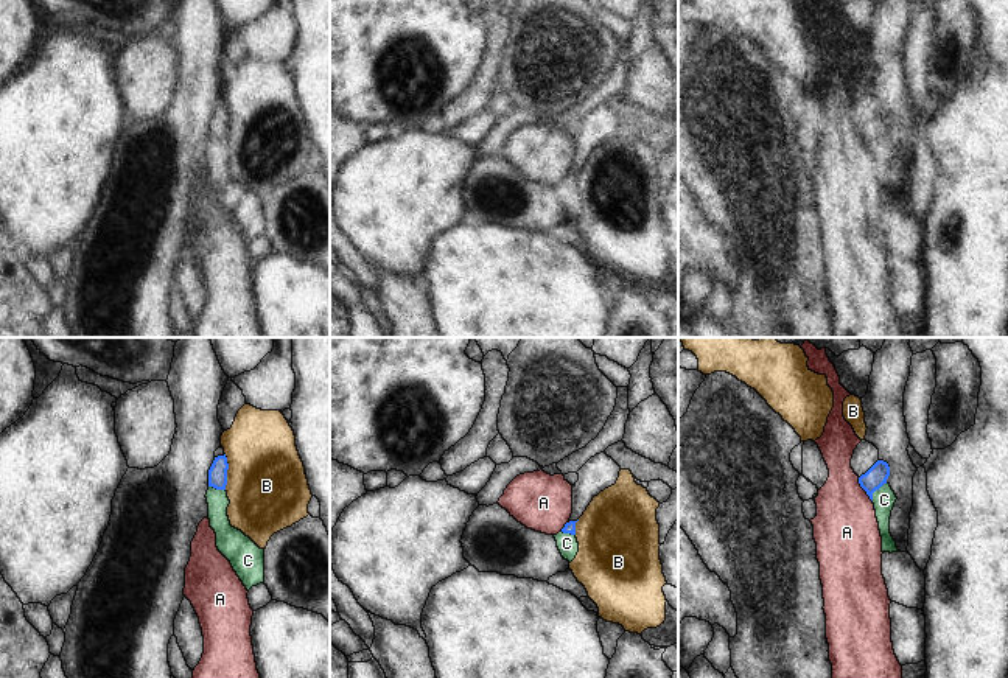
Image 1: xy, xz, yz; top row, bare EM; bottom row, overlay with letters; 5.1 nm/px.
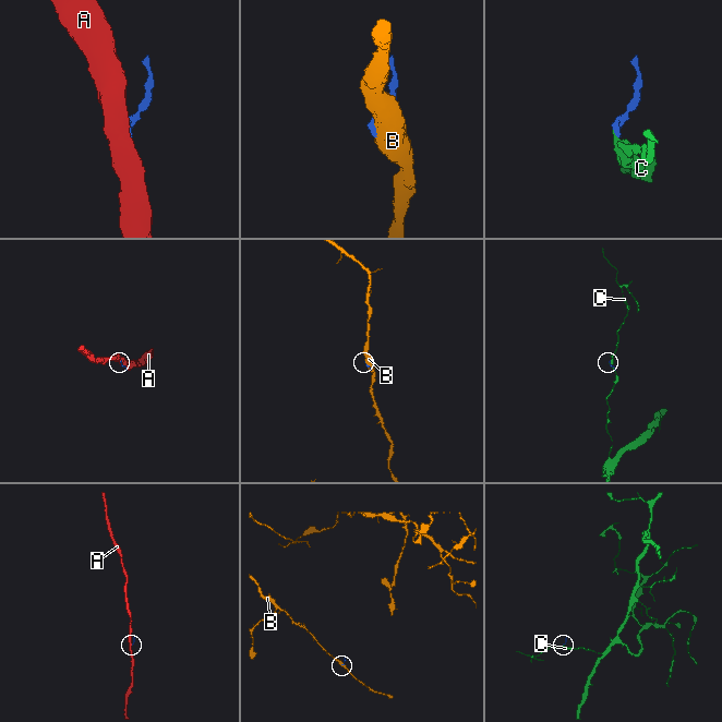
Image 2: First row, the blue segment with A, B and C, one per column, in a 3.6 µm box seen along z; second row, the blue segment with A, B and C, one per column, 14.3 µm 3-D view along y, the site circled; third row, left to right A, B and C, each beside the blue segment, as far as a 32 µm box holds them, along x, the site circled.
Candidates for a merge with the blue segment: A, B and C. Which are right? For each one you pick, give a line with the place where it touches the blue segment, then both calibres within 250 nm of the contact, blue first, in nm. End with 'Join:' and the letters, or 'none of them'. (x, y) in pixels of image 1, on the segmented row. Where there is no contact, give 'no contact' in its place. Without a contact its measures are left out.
C: meets blue in yz at (876, 489); 110 nm thick on the blue side, 120 nm on the other
Join: C

